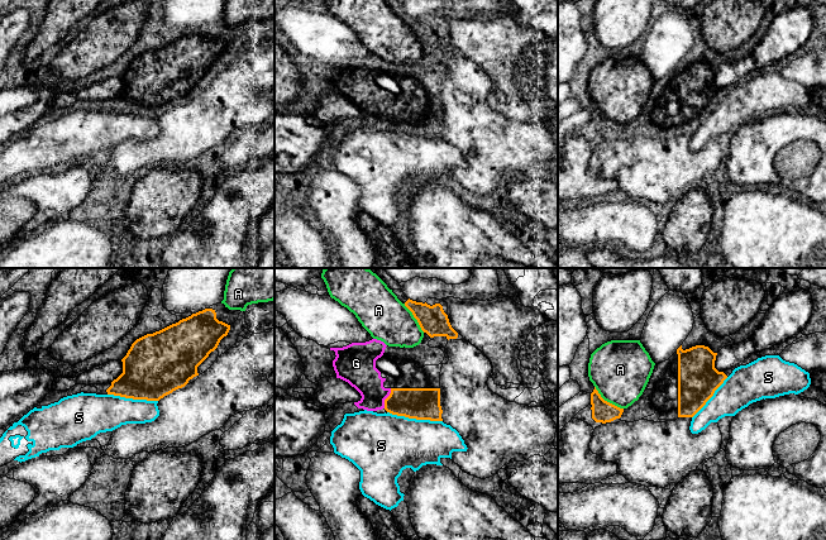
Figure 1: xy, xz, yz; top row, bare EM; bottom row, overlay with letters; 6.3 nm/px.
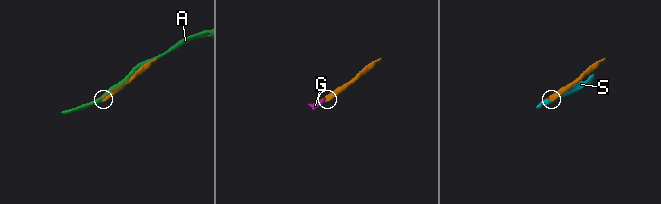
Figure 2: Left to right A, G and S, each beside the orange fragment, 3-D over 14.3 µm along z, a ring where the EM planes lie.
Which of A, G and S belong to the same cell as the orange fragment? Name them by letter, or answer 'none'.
G

